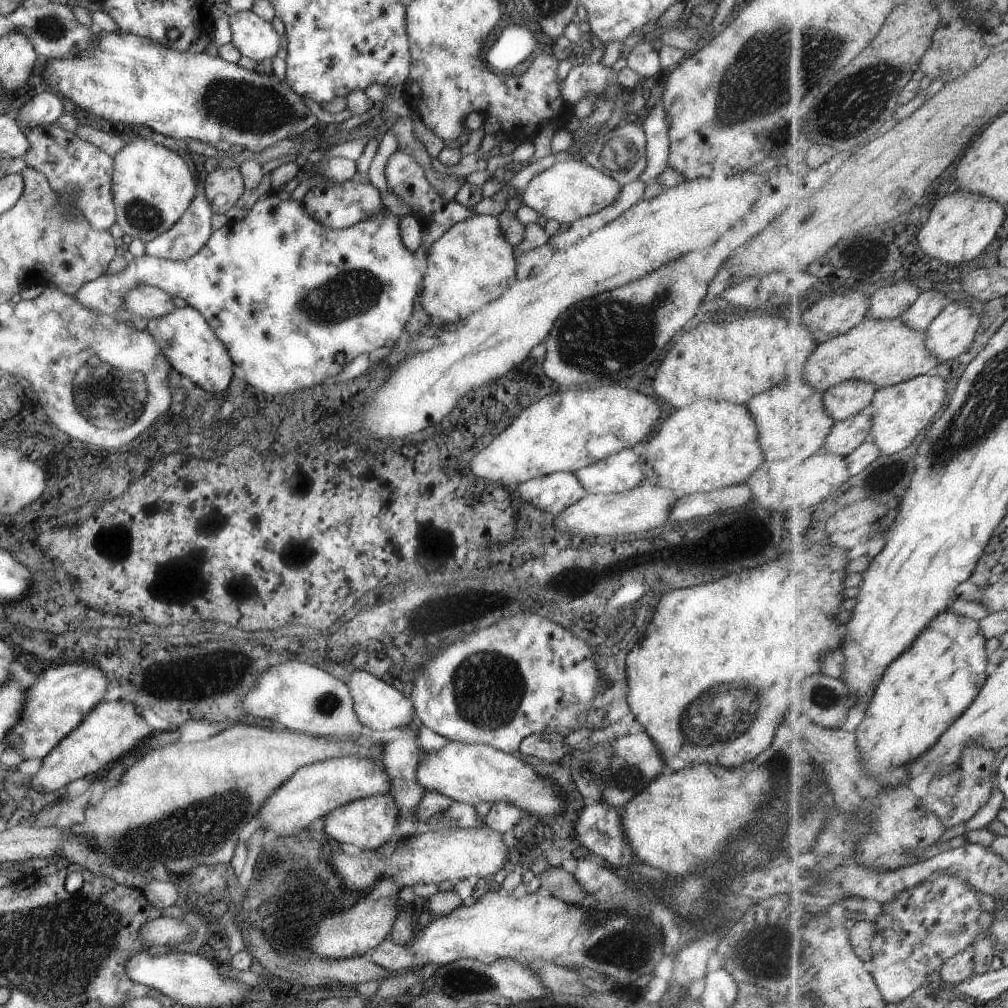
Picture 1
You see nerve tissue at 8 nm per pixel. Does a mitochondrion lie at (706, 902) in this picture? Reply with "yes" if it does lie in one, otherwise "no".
no

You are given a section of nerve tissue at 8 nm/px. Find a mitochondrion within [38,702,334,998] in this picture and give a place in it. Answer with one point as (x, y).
(197, 828)

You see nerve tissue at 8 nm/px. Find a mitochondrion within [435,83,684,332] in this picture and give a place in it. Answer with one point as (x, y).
(637, 141)

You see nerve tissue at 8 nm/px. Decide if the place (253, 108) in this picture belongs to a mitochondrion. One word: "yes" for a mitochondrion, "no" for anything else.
yes

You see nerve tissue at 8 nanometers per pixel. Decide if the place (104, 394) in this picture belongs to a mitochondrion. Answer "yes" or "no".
yes

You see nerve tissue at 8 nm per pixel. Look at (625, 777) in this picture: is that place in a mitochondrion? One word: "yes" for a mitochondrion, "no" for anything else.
yes

